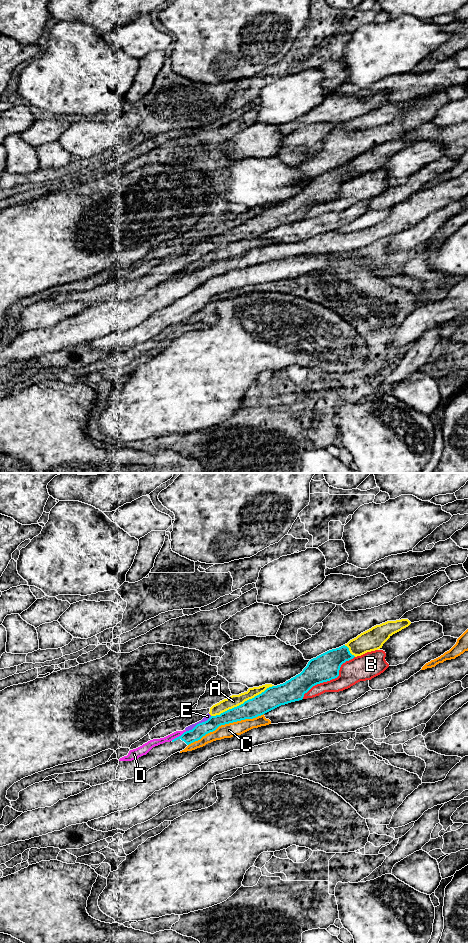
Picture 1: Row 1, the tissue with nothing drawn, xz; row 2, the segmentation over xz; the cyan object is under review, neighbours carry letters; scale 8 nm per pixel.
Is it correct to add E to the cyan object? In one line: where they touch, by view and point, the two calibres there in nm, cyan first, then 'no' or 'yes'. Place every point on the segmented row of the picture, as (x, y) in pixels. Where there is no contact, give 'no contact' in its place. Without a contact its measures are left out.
meets cyan in xz at (199, 723); 110 nm thick on the cyan side, 40 nm on the other; no

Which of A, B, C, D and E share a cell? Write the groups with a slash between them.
A D E / B / C

